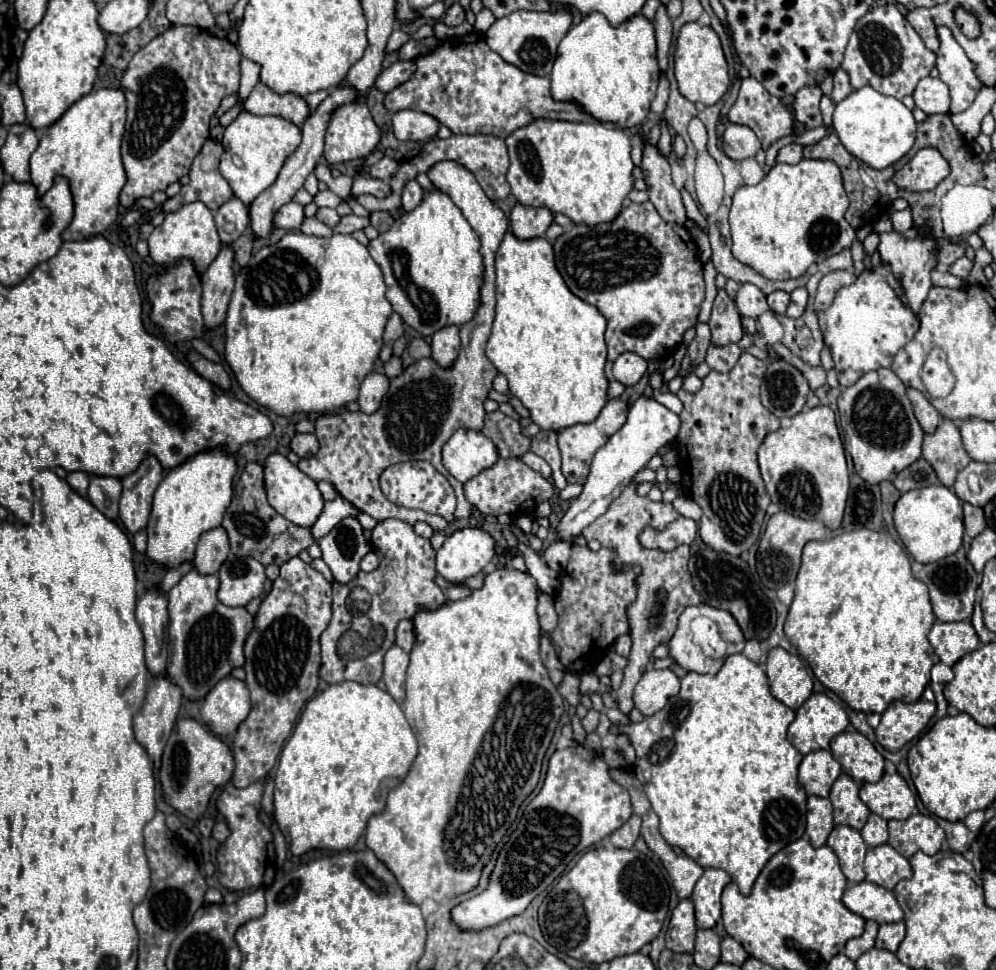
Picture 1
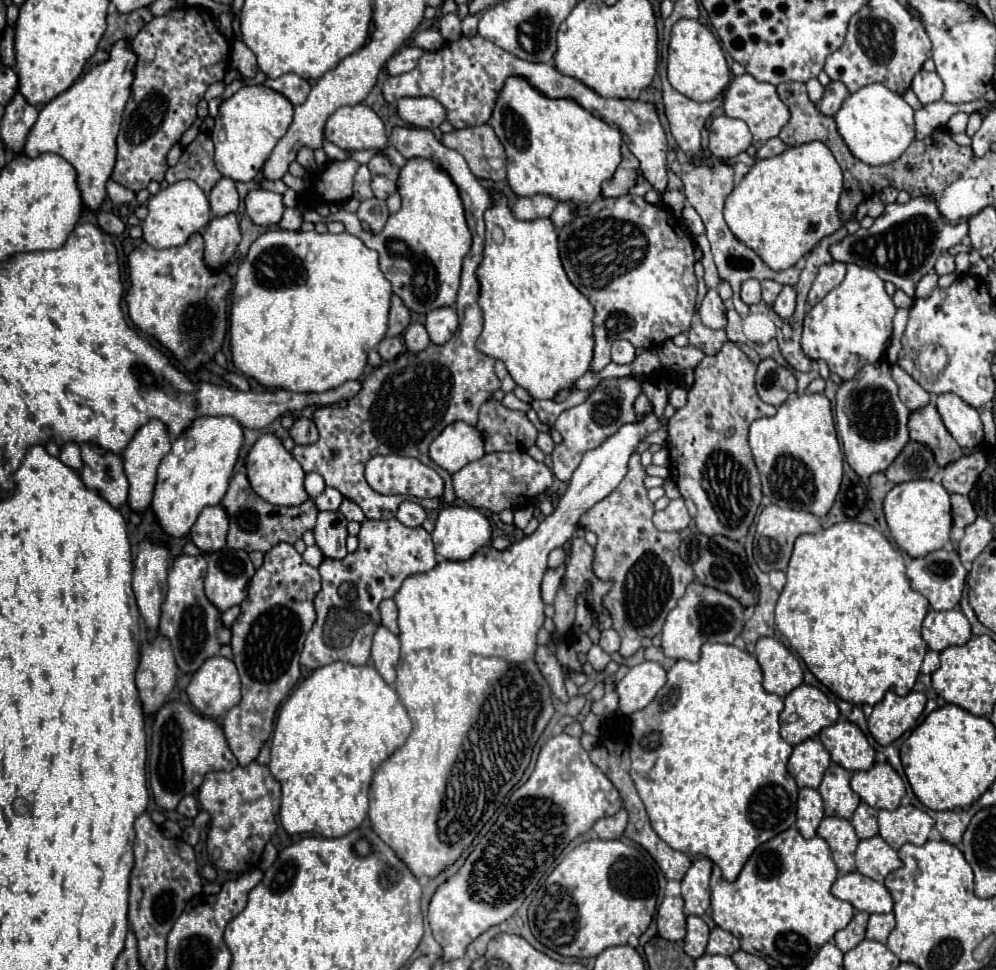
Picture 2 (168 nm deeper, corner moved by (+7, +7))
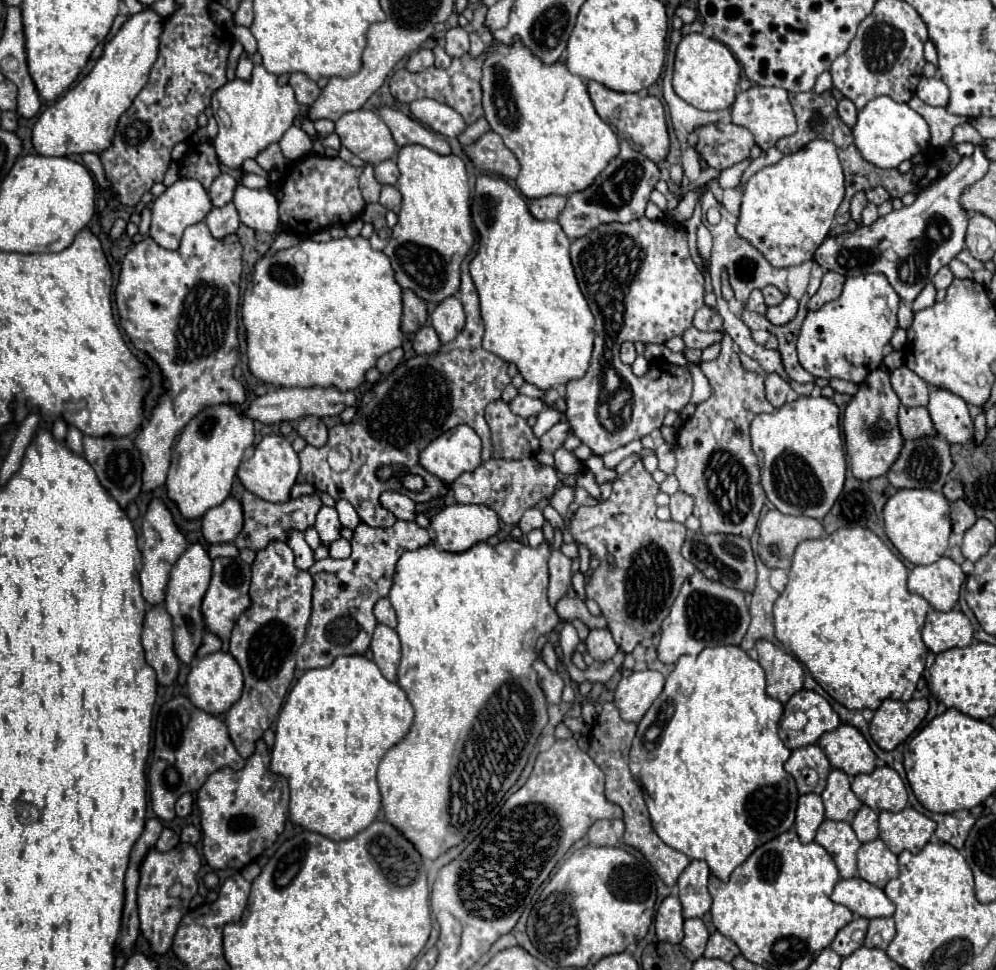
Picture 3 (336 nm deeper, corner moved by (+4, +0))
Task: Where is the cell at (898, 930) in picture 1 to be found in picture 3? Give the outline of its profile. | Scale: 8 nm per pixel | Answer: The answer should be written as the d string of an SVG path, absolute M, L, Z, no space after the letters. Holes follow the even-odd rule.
M873 918L869 920L869 930L865 936L864 945L867 948L887 948L895 936L893 918Z

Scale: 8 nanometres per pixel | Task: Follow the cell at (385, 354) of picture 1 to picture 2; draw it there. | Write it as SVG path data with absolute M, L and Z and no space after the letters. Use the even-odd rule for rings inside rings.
M392 297L390 303L390 315L388 315L388 333L386 337L396 337L400 335L406 327L410 325L410 311L402 305L400 297Z

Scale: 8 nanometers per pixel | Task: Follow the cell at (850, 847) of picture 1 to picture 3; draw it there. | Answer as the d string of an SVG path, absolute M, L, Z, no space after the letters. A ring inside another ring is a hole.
M823 820L815 842L821 844L835 860L841 878L853 878L857 874L857 850L861 848L861 842L857 840L851 824Z

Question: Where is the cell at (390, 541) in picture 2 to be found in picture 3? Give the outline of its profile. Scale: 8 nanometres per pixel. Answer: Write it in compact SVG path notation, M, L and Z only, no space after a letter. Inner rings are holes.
M397 520L391 528L371 528L359 524L351 538L351 556L343 560L323 558L309 568L315 580L313 586L313 608L305 634L305 644L297 652L297 668L323 668L329 666L337 656L365 654L369 648L377 620L373 606L379 598L389 594L393 584L393 572L399 556L407 550L417 550L431 542L431 532L417 526L415 522Z

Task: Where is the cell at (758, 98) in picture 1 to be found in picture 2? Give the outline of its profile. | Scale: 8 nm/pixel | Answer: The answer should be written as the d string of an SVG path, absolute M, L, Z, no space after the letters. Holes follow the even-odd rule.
M744 73L740 77L734 77L726 89L726 95L724 95L724 113L728 117L736 117L736 119L742 119L752 135L754 135L754 141L752 145L756 149L760 149L768 139L776 137L780 133L780 129L788 123L790 119L790 113L788 113L788 107L778 99L778 93L776 93L776 87L770 85L770 83L760 83L756 81L750 73Z

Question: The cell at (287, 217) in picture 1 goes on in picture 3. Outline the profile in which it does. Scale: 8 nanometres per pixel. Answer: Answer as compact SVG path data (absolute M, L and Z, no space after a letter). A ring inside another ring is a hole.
M243 184L235 188L233 204L239 212L239 220L253 228L255 232L267 232L275 234L277 224L279 224L279 206L277 198L269 188L261 190L251 190Z

